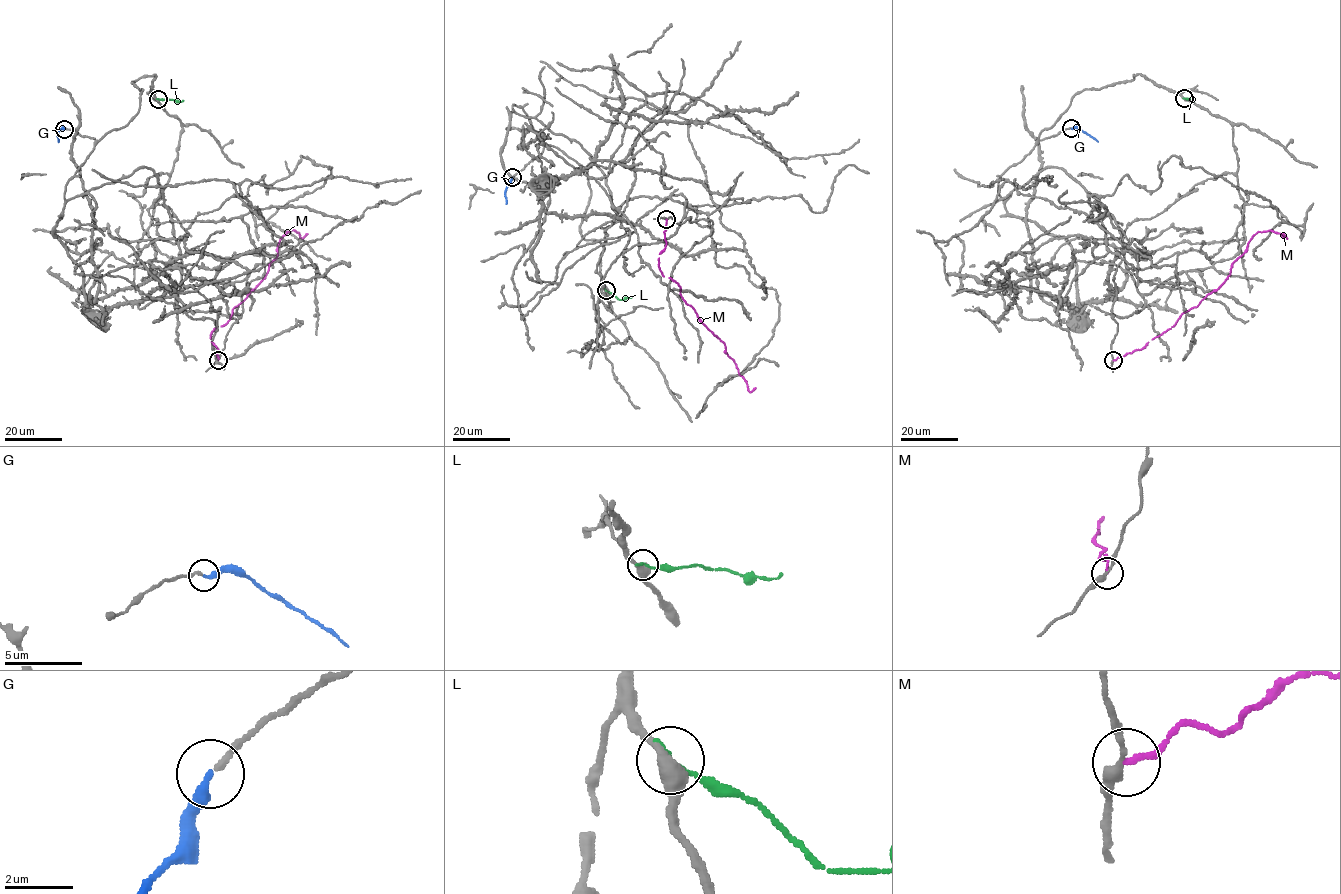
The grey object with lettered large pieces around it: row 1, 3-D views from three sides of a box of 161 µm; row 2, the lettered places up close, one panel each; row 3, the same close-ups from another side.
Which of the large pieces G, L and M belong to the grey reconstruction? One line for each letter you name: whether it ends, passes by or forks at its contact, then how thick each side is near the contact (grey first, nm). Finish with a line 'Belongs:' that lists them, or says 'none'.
G: it ends | 200/320 nm
Belongs: G

